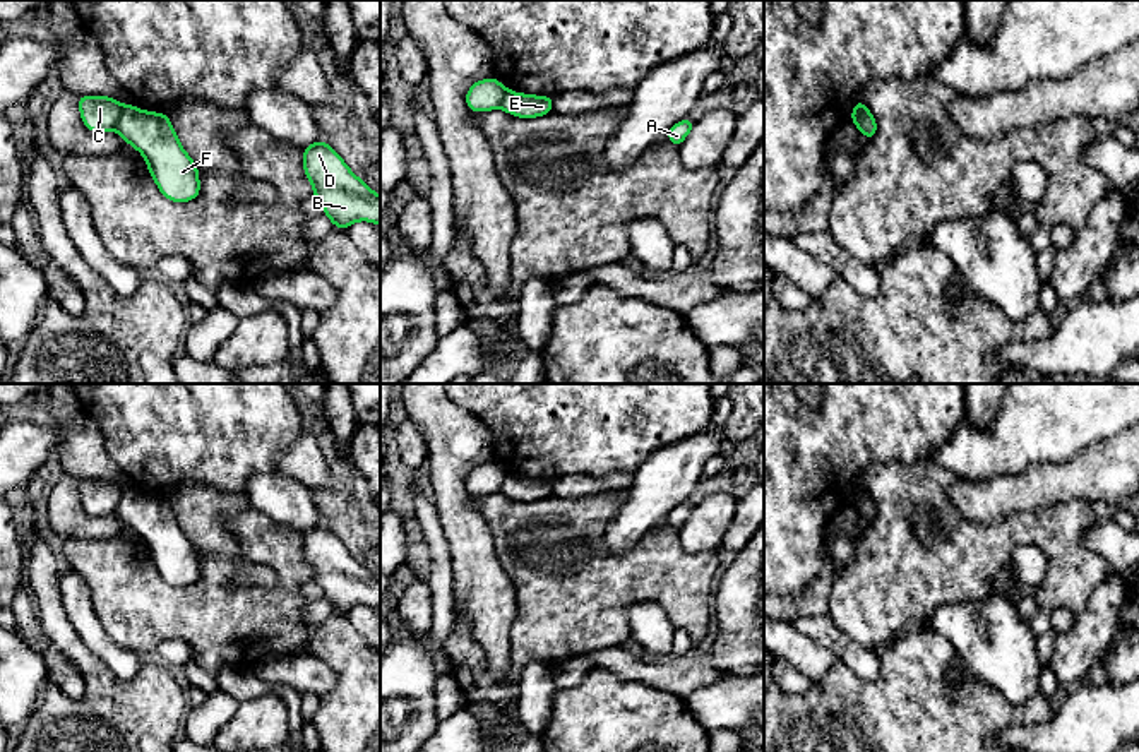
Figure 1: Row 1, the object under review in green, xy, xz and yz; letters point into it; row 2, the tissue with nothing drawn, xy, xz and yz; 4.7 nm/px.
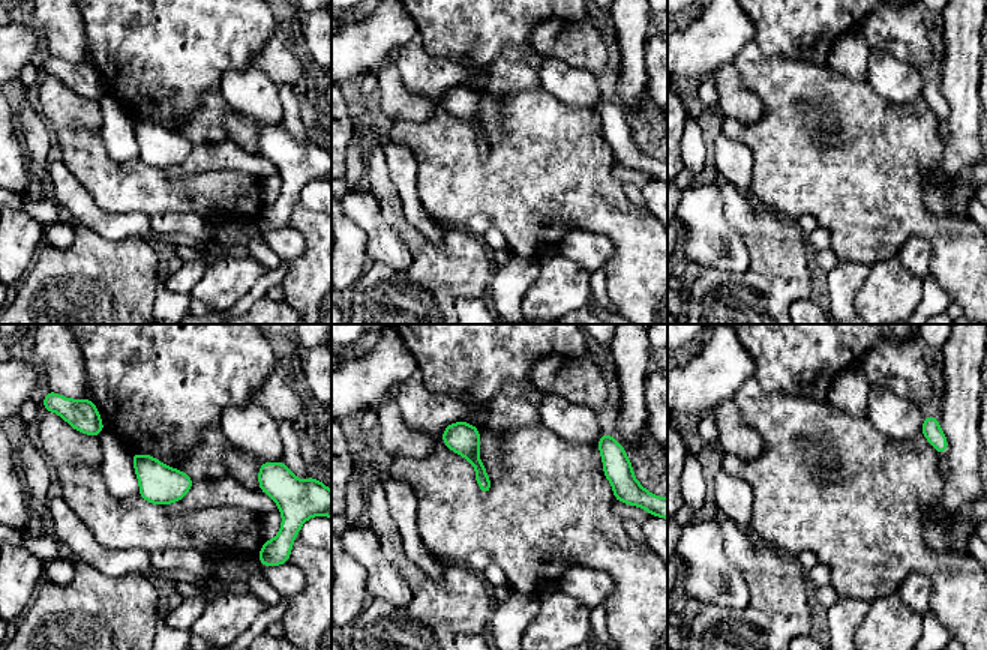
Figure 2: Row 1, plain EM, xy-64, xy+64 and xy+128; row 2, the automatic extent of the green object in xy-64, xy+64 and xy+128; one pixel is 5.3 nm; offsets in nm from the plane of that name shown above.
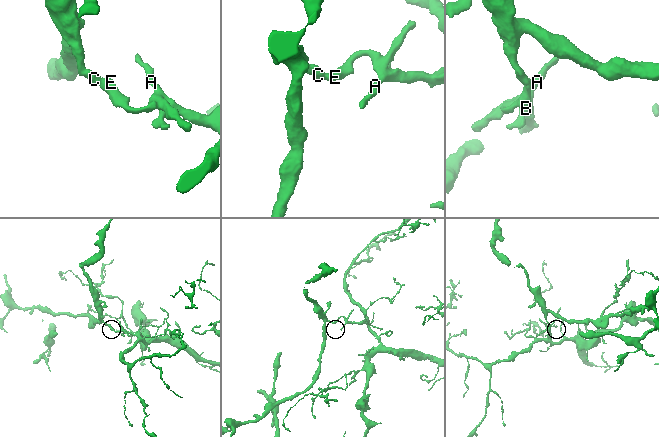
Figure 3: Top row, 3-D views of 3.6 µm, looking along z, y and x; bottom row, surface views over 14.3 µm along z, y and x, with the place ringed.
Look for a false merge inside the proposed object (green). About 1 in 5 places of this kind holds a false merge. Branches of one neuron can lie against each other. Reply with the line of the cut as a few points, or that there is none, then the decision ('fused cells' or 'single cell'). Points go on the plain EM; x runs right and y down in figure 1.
cut xy (124, 490), (115, 513); fused cells

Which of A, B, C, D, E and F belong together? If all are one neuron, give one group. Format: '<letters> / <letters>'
A B D E F / C

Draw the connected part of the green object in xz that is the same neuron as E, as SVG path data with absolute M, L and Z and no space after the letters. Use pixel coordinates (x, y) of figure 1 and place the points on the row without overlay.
M507 474L500 488L500 493L519 502L536 502L553 495L552 485L553 480L533 480L533 478Z

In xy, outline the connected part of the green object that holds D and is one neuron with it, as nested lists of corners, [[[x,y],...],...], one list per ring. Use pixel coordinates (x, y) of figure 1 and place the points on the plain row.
[[[317,524],[303,533],[303,555],[313,569],[313,581],[334,610],[348,613],[356,605],[380,610],[380,579],[327,526]]]

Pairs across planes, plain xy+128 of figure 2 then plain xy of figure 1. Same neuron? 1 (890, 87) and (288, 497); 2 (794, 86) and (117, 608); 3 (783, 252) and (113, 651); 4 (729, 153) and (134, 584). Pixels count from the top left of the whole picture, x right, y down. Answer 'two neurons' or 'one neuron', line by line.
1: one neuron
2: one neuron
3: two neurons
4: two neurons

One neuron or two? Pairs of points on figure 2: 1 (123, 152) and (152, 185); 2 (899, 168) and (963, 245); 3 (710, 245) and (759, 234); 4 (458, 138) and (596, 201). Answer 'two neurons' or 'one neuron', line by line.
1: two neurons
2: one neuron
3: two neurons
4: one neuron

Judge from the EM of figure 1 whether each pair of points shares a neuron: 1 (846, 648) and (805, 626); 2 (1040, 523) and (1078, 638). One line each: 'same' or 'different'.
1: same
2: different

